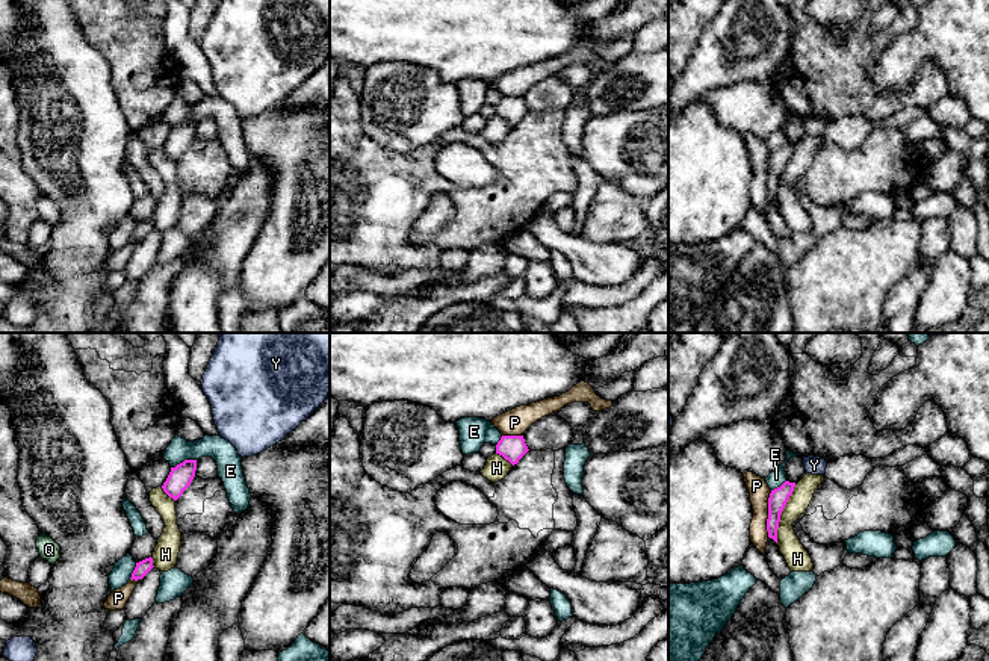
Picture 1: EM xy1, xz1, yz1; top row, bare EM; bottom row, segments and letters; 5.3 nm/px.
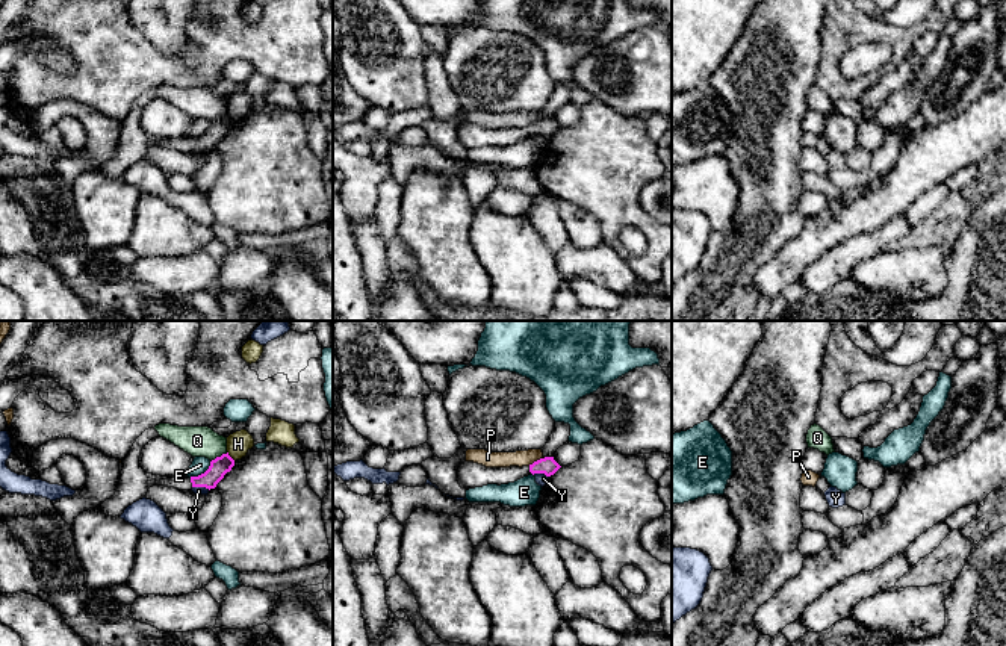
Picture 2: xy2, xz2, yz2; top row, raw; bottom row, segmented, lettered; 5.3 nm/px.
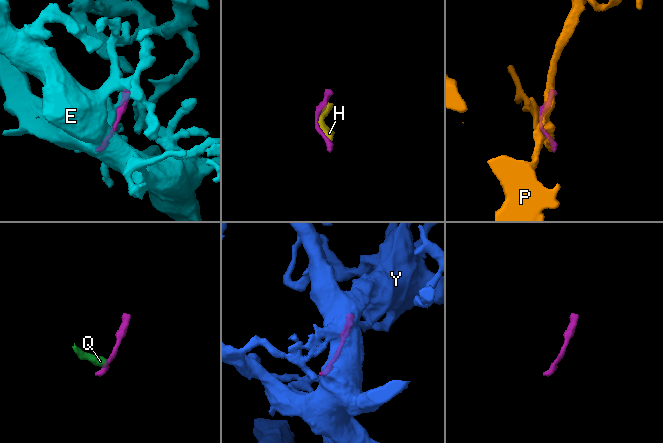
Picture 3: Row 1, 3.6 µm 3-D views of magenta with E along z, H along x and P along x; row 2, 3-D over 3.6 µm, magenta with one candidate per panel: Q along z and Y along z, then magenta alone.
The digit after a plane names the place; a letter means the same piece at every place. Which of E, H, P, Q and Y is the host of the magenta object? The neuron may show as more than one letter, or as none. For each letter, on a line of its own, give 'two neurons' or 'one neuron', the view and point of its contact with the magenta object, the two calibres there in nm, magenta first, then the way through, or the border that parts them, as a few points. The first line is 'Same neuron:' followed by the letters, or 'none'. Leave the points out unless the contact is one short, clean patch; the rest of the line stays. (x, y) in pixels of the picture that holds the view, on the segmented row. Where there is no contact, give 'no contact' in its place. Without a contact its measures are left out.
Same neuron: none
E: two neurons; meets magenta in xy1 at (183, 462); 130 nm thick on the magenta side, 130 nm on the other
H: two neurons; meets magenta in yz1 at (781, 513); 100 nm thick on the magenta side, 120 nm on the other
P: two neurons; meets magenta in yz1 at (768, 513); 100 nm thick on the magenta side, 110 nm on the other
Q: two neurons; meets magenta in xy2 at (218, 457); 100 nm thick on the magenta side, 160 nm on the other; border along xy2 (227, 453), (211, 462)
Y: two neurons; meets magenta in xy2 at (201, 486); 100 nm thick on the magenta side, 50 nm on the other

